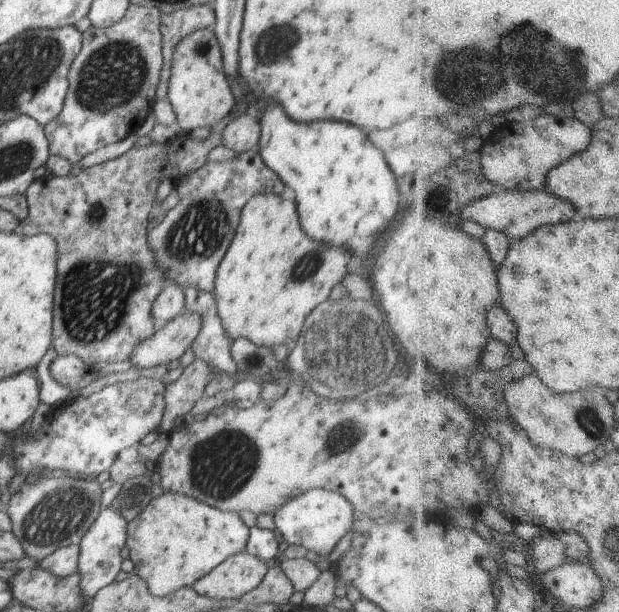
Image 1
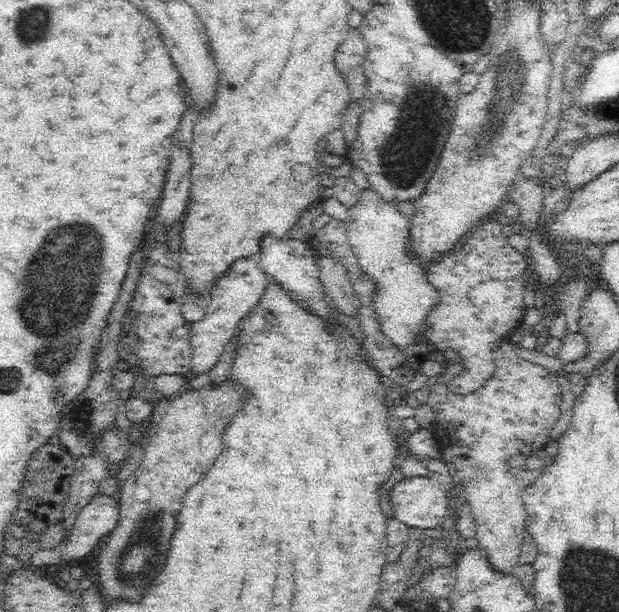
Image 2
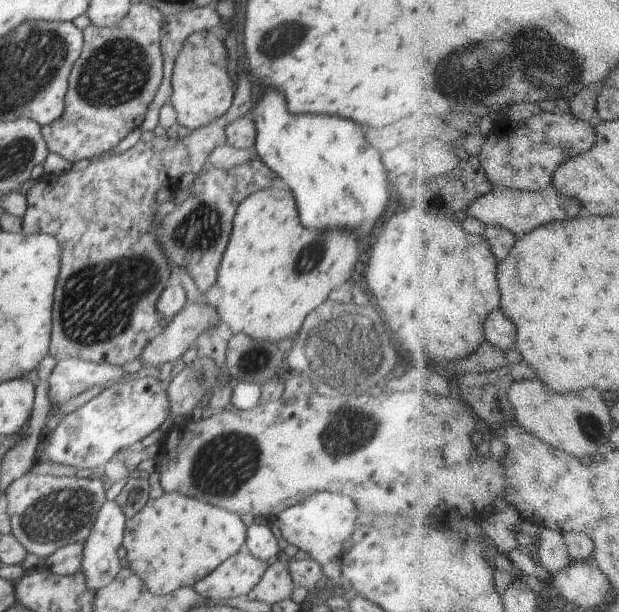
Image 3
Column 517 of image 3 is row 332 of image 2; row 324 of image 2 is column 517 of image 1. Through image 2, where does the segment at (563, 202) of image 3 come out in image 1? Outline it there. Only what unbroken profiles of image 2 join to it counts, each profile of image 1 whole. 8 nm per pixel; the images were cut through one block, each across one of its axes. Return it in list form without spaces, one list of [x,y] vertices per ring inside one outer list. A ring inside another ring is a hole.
[[[499,190],[465,208],[457,221],[468,222],[470,220],[480,223],[487,231],[496,229],[507,232],[511,236],[514,246],[543,226],[572,220],[576,216],[576,212],[578,210],[570,200],[564,200],[561,196],[546,190],[528,192]]]

